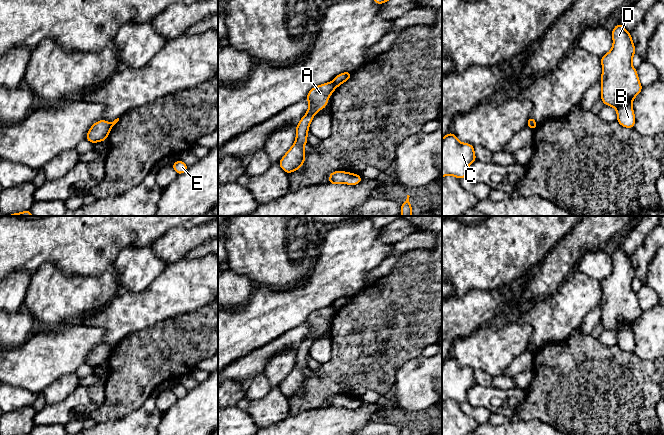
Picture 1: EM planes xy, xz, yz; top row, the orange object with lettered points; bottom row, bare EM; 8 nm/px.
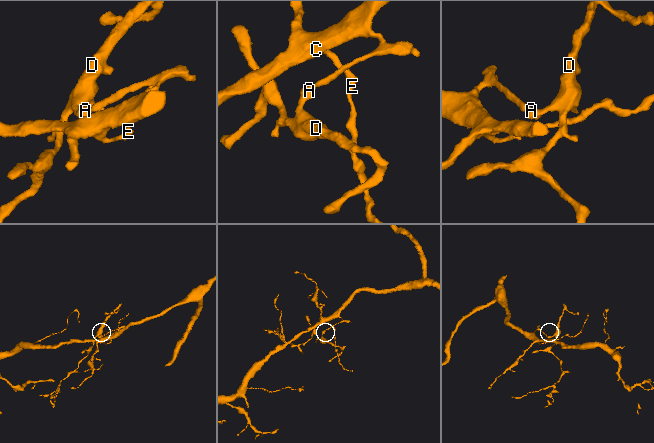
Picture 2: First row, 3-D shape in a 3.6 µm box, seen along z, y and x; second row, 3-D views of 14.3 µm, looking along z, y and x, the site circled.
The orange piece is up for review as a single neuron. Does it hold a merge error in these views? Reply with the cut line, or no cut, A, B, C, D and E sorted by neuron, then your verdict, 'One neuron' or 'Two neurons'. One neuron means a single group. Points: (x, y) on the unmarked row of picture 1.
Split along xz (332, 305), (336, 310). Groups: A B D / C E. Two neurons

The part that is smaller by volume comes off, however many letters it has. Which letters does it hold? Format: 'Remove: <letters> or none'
Remove: A, B, D

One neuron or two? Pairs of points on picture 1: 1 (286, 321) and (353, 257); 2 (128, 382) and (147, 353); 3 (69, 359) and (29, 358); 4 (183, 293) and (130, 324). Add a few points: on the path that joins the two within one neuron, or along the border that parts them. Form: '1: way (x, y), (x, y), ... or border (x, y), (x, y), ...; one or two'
1: way (301, 303), (319, 284), (328, 281), (335, 274); one
2: way (133, 375), (135, 368), (143, 360); one
3: way (59, 358), (39, 358); one
4: way (170, 294), (143, 311); one

